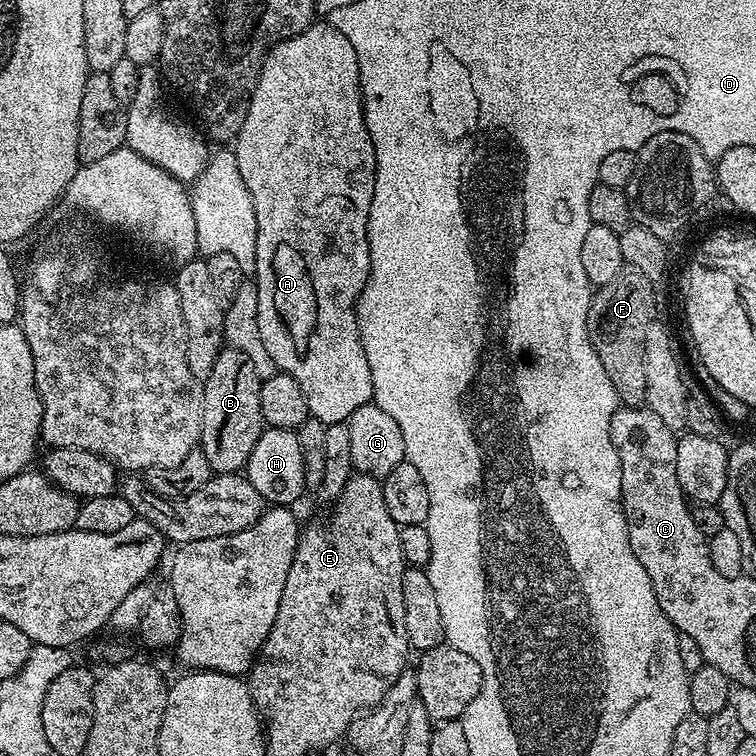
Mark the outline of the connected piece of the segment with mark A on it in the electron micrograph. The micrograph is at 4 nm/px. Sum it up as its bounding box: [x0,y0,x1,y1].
[234,22,376,426]

